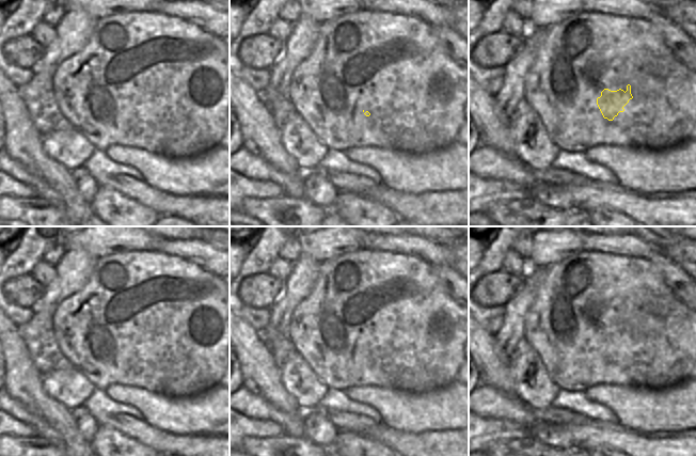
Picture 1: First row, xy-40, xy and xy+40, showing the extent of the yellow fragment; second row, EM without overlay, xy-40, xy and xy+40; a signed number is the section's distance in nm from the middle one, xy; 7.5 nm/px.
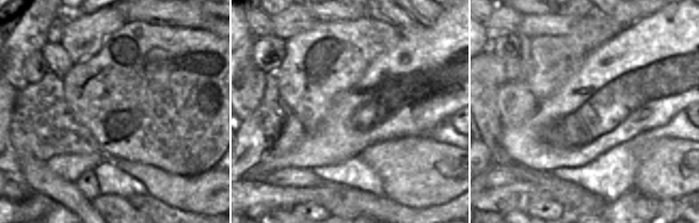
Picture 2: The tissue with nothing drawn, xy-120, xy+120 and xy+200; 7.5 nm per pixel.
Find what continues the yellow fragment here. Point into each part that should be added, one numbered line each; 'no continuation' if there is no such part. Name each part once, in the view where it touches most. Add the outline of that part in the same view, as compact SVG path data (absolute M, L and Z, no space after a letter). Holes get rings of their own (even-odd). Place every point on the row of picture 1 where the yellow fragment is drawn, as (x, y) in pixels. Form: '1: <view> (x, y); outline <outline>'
no continuation

